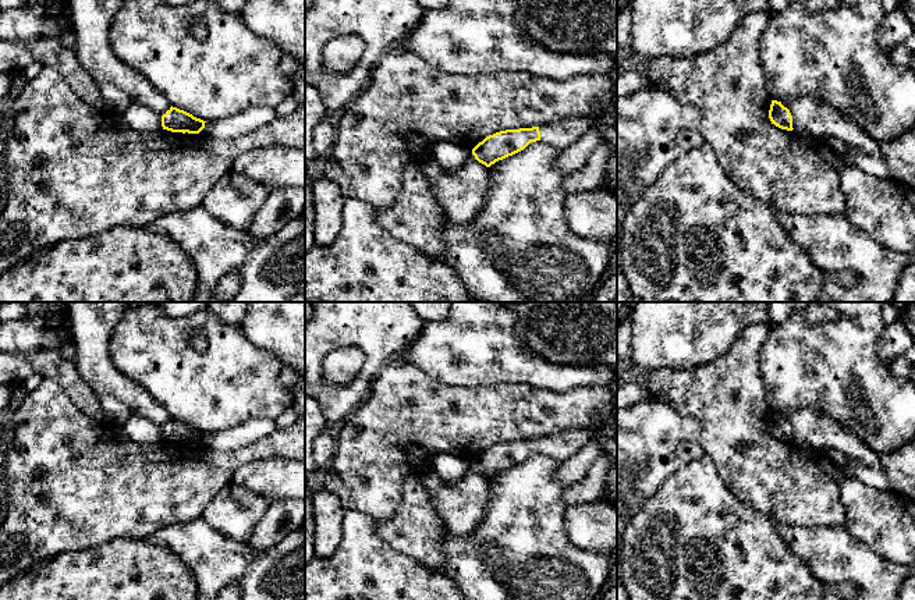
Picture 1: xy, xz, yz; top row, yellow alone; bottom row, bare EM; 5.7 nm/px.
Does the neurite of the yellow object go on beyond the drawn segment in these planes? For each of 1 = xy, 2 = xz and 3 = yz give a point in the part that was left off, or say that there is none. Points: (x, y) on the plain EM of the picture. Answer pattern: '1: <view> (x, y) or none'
1: none
2: xz (563, 446)
3: none

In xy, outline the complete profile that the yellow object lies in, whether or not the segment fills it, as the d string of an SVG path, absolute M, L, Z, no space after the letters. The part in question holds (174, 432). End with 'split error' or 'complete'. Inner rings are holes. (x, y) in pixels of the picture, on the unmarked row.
M173 418L162 427L163 441L171 444L199 445L205 440L205 434L206 433Z; complete

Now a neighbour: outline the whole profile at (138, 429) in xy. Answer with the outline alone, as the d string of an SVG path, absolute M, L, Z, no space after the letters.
M132 415L123 430L132 441L139 444L155 444L163 440L162 427L139 415Z

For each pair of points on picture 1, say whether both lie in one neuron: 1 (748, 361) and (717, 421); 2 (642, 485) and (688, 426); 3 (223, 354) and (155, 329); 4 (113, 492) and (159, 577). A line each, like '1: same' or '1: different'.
1: same
2: same
3: same
4: different

